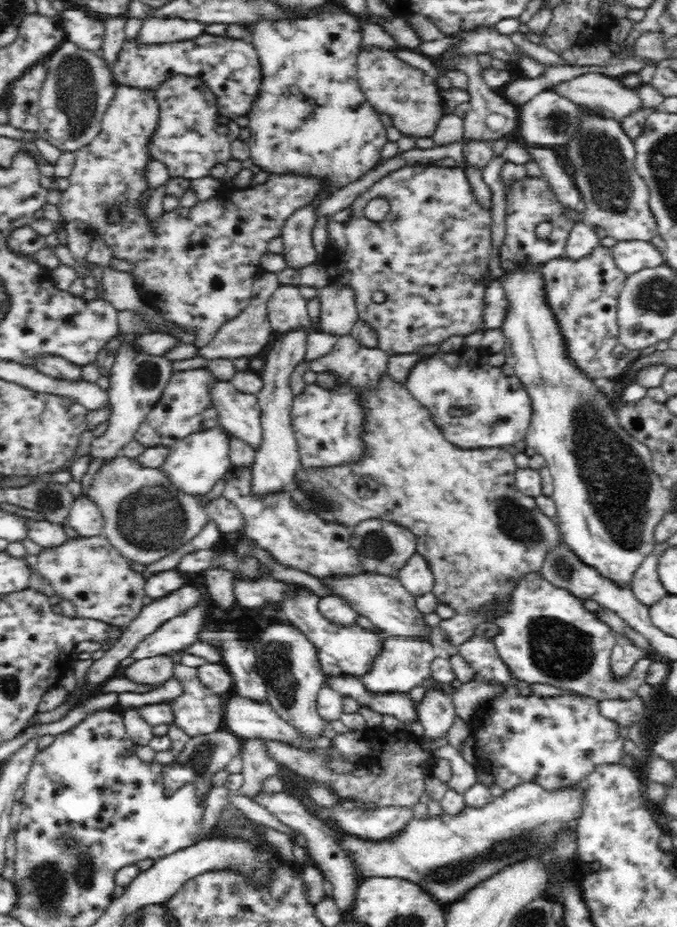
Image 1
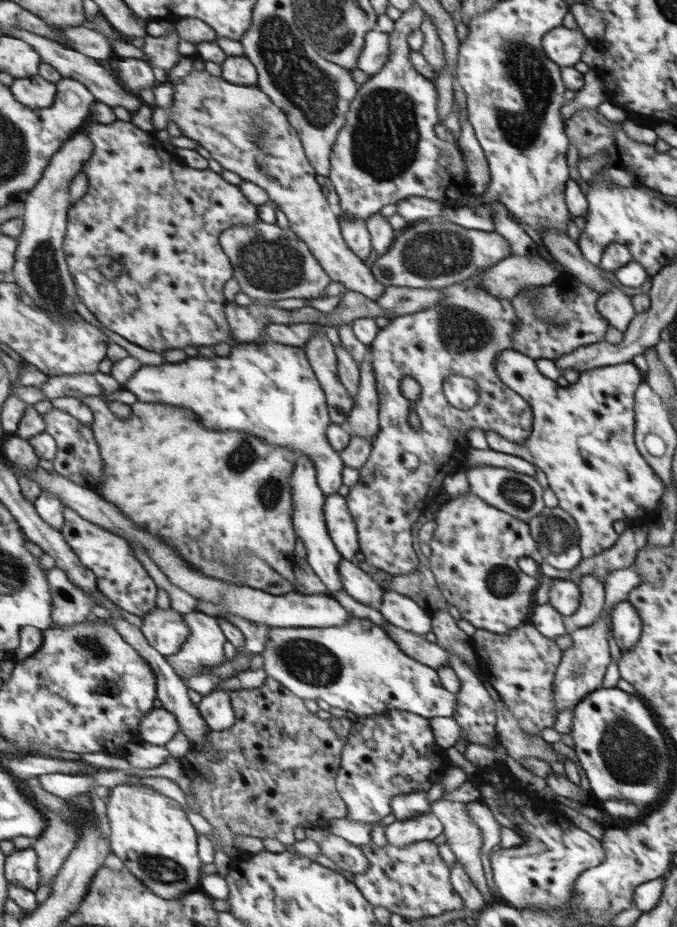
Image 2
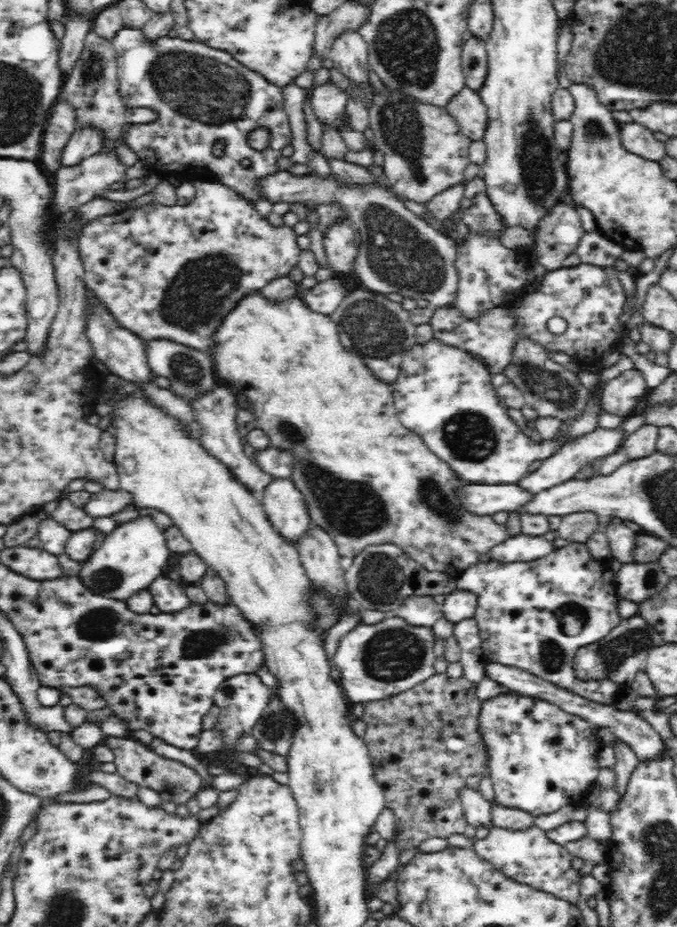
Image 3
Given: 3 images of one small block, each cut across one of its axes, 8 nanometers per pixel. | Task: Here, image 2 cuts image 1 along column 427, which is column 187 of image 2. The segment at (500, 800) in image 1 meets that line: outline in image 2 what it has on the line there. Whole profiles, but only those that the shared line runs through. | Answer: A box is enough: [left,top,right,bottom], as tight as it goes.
[107,784,201,900]

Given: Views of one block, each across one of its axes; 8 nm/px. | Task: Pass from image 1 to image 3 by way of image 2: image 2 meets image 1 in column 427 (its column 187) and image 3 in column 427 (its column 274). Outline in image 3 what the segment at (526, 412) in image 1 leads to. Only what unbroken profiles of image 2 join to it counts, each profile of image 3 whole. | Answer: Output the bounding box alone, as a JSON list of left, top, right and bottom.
[391,339,561,484]

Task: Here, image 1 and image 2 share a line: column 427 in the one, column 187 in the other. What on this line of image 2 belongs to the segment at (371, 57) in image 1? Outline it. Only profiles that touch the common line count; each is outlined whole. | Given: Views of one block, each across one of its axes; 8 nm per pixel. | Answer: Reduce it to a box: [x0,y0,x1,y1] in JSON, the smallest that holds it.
[153,70,386,300]

